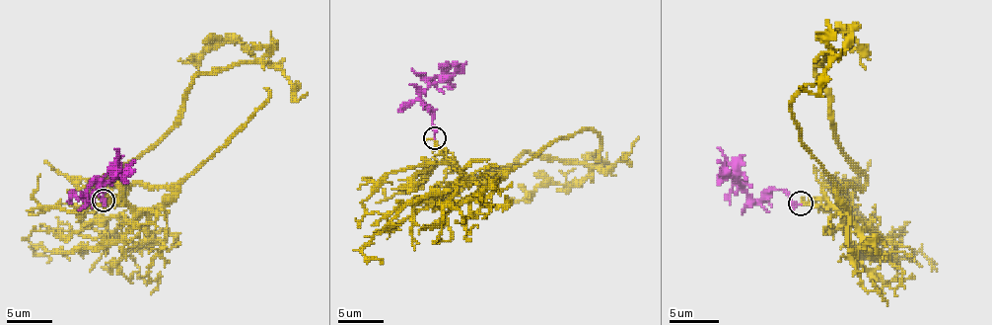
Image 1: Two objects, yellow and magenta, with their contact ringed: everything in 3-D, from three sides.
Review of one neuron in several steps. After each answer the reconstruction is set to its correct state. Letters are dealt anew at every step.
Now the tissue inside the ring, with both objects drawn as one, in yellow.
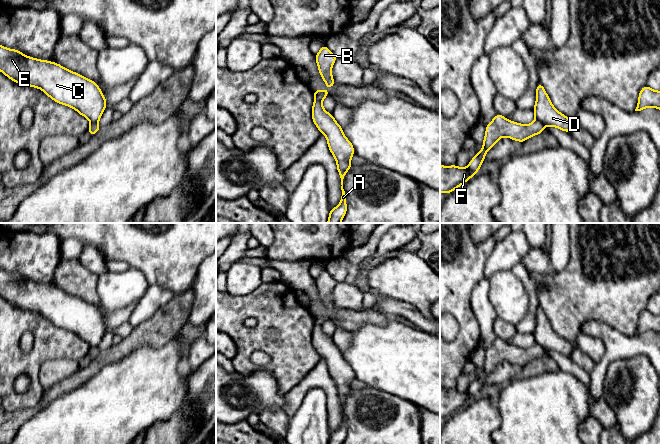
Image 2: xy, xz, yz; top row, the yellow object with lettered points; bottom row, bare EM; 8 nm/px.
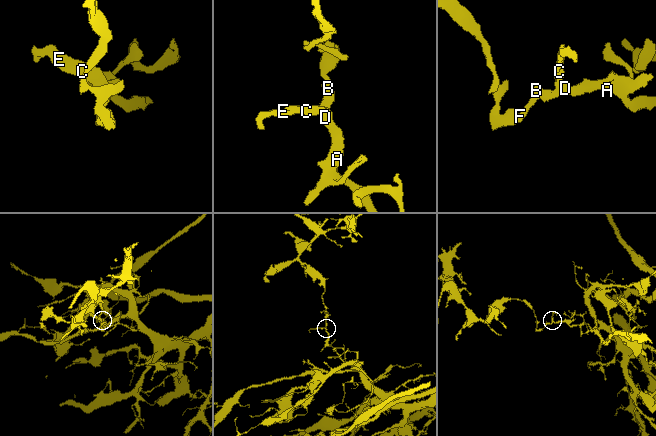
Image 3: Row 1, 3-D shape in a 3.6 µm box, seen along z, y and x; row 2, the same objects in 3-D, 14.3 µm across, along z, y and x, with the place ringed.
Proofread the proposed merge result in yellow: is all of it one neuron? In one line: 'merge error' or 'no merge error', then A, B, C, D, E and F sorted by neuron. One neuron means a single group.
merge error | A C D E / B F

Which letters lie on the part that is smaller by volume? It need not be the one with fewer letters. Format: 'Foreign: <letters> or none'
Foreign: B, F

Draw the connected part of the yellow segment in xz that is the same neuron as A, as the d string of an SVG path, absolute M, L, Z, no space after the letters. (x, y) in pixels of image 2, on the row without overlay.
M314 324L312 344L321 358L326 360L328 372L336 384L337 394L341 402L341 424L337 431L330 433L328 444L342 444L347 436L343 403L352 390L350 384L355 378L354 371L344 359L342 351L336 346L333 339L324 334L322 324Z

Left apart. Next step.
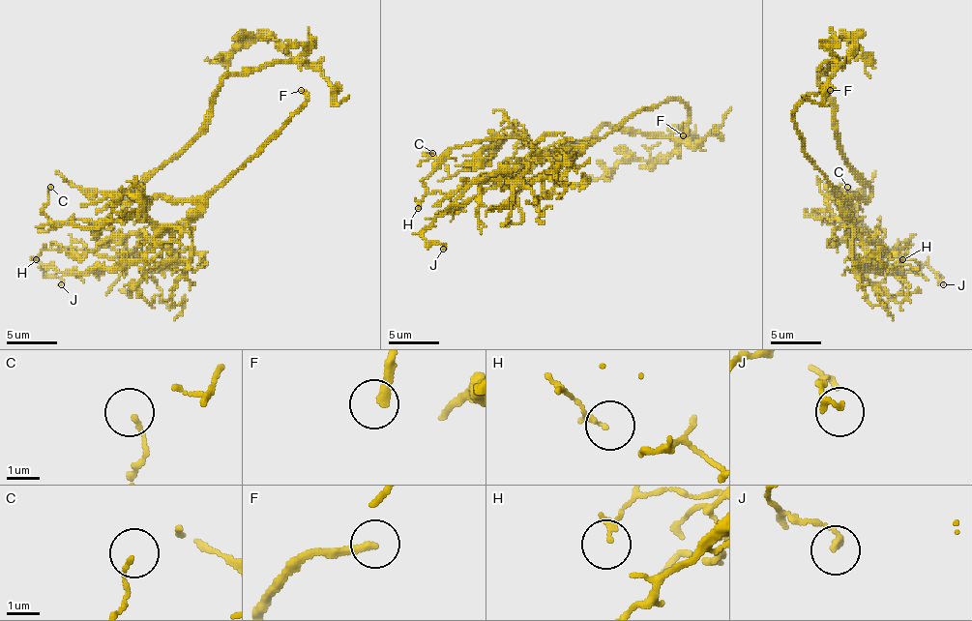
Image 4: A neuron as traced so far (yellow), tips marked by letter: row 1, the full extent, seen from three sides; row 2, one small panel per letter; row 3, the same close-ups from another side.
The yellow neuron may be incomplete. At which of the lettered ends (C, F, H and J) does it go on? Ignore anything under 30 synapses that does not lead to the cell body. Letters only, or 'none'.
F

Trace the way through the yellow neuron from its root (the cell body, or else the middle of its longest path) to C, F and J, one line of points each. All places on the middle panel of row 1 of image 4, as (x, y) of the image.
C: (521, 170), (579, 148), (556, 158), (521, 137), (486, 137), (438, 158), (426, 153), (432, 153)
F: (521, 170), (579, 145), (592, 145), (639, 110), (670, 100), (680, 100), (688, 110), (683, 135)
J: (521, 170), (579, 148), (556, 158), (529, 158), (521, 165), (478, 178), (423, 233), (443, 249)

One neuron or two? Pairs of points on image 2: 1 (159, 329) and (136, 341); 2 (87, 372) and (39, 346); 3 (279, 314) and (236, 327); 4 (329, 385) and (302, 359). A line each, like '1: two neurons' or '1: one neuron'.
1: one neuron
2: two neurons
3: one neuron
4: two neurons

